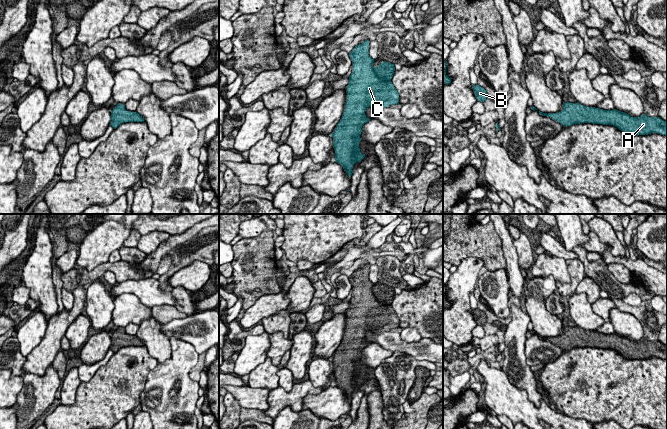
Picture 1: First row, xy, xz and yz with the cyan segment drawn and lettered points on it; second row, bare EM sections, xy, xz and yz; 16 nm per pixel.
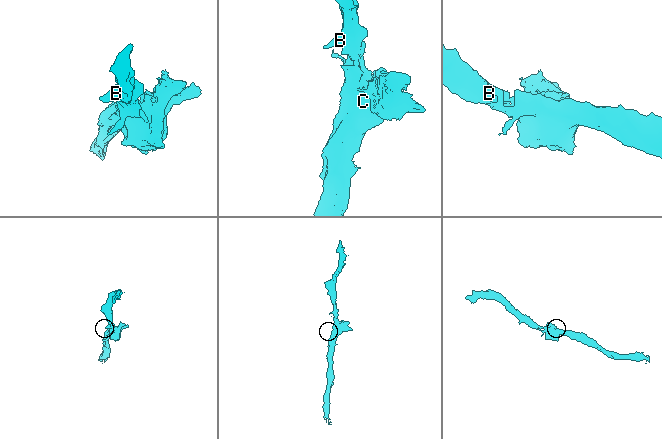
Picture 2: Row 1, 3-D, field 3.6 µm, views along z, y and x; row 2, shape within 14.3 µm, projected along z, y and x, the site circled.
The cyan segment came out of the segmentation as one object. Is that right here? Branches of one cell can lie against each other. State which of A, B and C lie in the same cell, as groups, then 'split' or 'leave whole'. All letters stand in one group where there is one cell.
A B C | leave whole

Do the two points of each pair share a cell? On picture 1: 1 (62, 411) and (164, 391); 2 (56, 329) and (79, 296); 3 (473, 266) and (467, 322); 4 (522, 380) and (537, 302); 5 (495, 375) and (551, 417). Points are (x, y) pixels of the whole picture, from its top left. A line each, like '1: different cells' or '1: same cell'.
1: different cells
2: same cell
3: same cell
4: different cells
5: same cell

